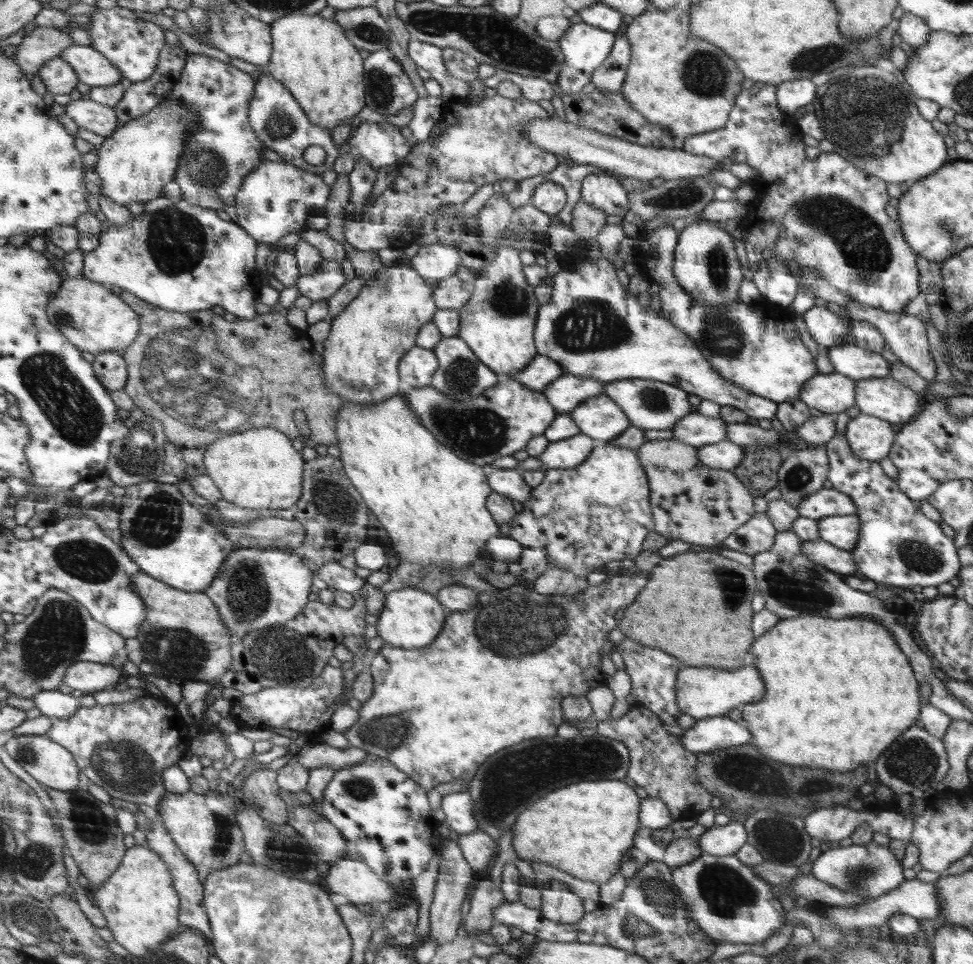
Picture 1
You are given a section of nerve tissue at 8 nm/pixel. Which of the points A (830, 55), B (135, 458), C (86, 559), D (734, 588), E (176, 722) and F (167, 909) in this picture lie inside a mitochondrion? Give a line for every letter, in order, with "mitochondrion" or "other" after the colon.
A: mitochondrion
B: mitochondrion
C: mitochondrion
D: mitochondrion
E: other
F: other

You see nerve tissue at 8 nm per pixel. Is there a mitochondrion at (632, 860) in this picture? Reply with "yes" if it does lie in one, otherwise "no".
yes

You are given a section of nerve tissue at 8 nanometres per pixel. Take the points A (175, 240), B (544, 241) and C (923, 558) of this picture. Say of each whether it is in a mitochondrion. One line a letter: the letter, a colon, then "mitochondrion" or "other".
A: mitochondrion
B: other
C: mitochondrion

